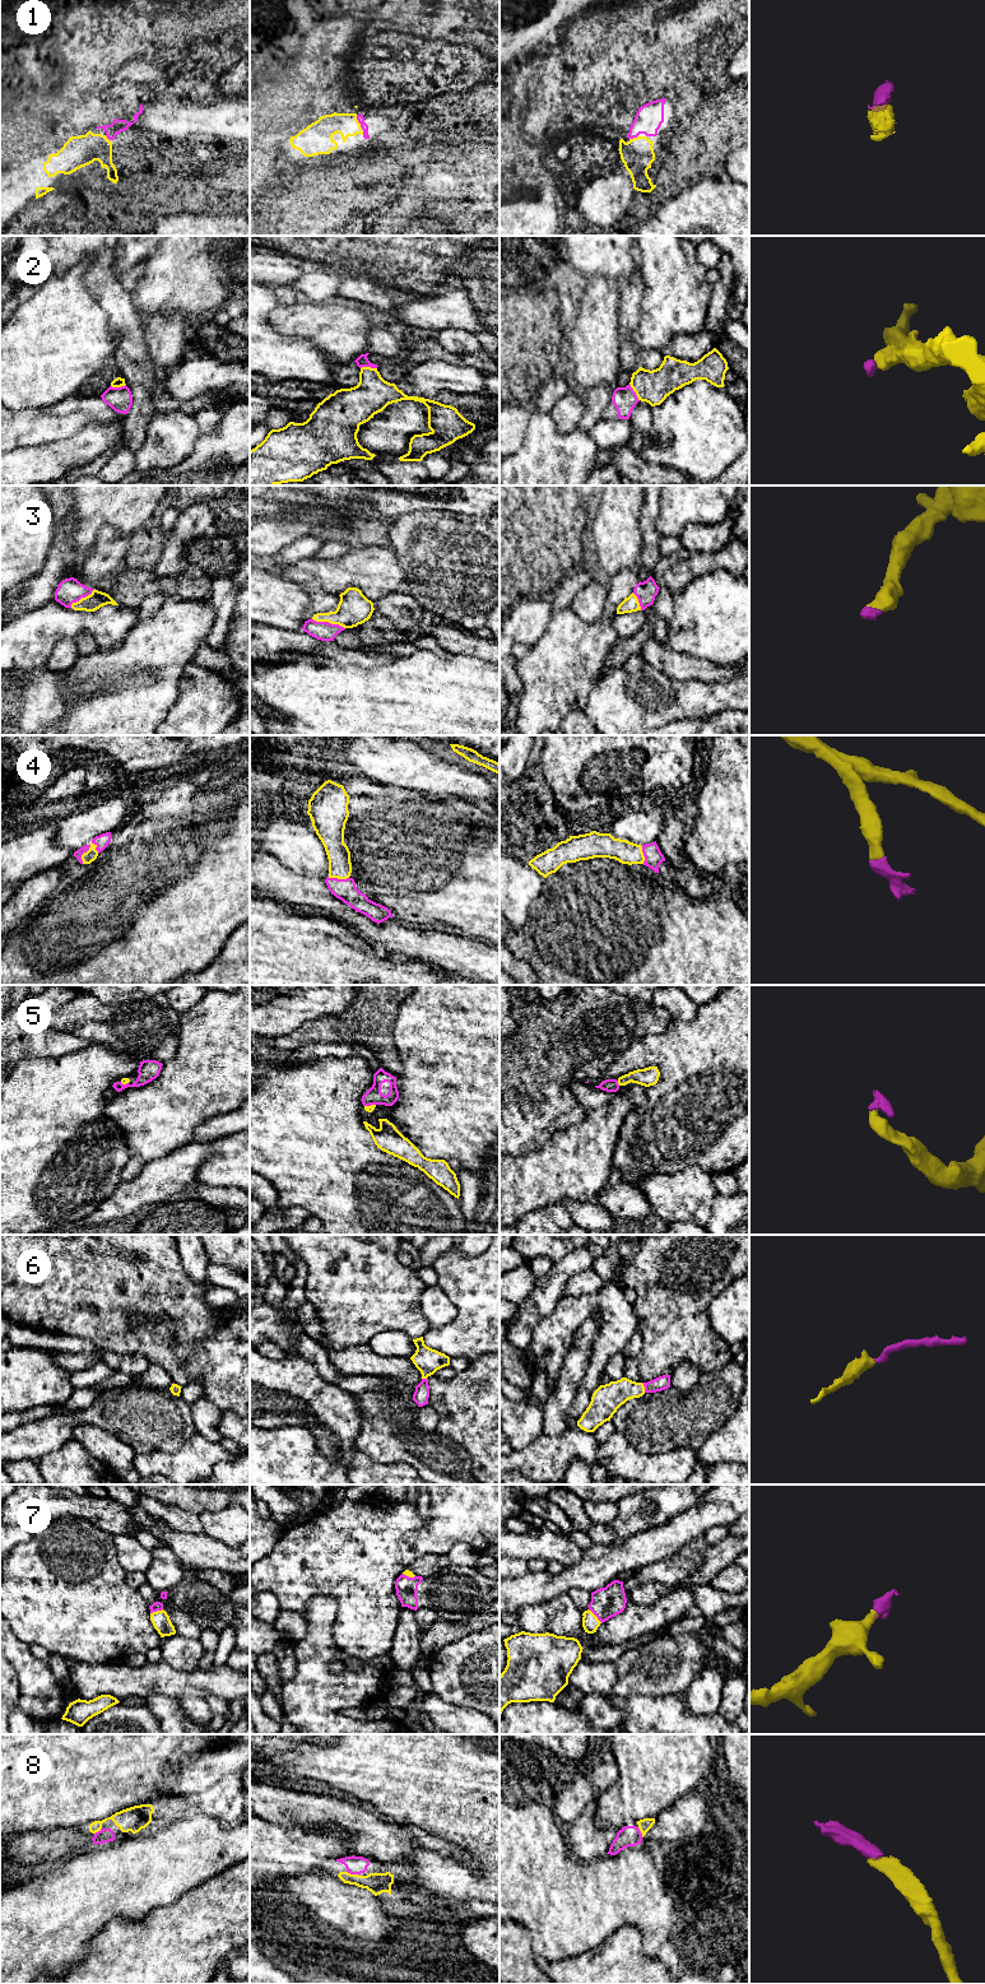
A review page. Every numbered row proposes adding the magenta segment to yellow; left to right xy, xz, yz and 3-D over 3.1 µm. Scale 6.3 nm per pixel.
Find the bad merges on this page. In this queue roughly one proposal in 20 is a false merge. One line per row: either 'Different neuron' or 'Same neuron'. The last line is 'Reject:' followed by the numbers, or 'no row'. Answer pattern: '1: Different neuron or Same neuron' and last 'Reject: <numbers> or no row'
1: Same neuron
2: Same neuron
3: Same neuron
4: Same neuron
5: Same neuron
6: Same neuron
7: Same neuron
8: Same neuron
Reject: no row

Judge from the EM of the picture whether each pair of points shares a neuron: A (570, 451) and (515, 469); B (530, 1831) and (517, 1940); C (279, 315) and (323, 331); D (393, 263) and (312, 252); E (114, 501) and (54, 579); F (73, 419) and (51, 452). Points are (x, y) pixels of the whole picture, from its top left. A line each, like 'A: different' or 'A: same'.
A: same
B: different
C: same
D: same
E: same
F: different

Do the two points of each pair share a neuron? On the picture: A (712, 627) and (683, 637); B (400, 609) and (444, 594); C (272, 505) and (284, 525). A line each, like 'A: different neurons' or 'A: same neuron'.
A: same neuron
B: different neurons
C: different neurons

